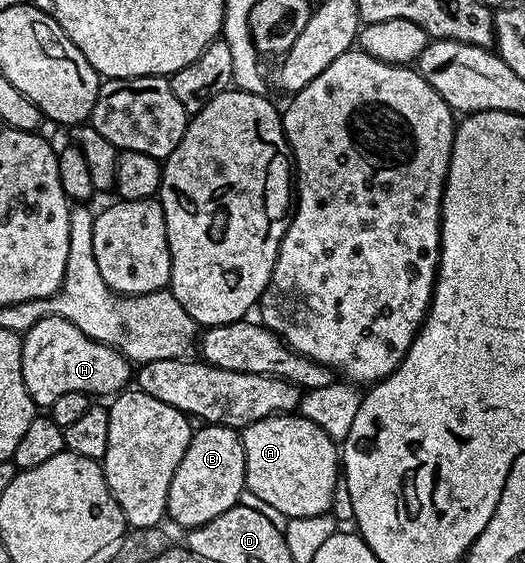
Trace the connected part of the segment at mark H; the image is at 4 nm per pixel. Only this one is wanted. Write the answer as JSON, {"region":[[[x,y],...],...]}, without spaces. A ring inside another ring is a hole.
{"region":[[[47,315],[29,331],[23,332],[20,352],[26,393],[30,393],[40,409],[51,409],[62,393],[86,393],[90,397],[115,396],[129,386],[134,375],[133,364],[125,355],[86,337],[78,325],[60,315]]]}

